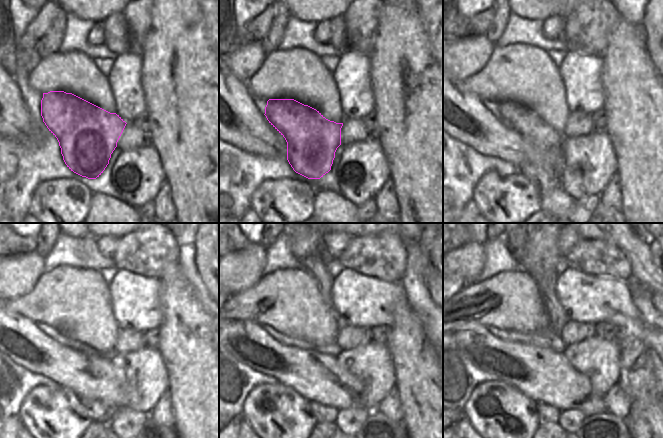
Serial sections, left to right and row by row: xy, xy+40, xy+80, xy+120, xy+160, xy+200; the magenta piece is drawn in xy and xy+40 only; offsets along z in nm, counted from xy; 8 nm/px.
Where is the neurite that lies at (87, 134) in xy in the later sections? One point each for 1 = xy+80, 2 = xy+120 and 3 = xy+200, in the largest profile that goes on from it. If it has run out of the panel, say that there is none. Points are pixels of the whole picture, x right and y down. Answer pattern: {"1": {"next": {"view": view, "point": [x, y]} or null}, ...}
{"1": {"next": {"view": "xy+80", "point": [540, 137]}}, "2": {"next": {"view": "xy+120", "point": [98, 411]}}, "3": {"next": {"view": "xy+200", "point": [547, 413]}}}

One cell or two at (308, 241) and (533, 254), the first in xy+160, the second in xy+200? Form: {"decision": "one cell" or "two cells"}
{"decision": "two cells"}

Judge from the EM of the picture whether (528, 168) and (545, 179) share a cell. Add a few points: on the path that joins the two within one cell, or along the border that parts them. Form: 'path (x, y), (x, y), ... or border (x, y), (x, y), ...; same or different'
path (532, 169), (541, 178); same

